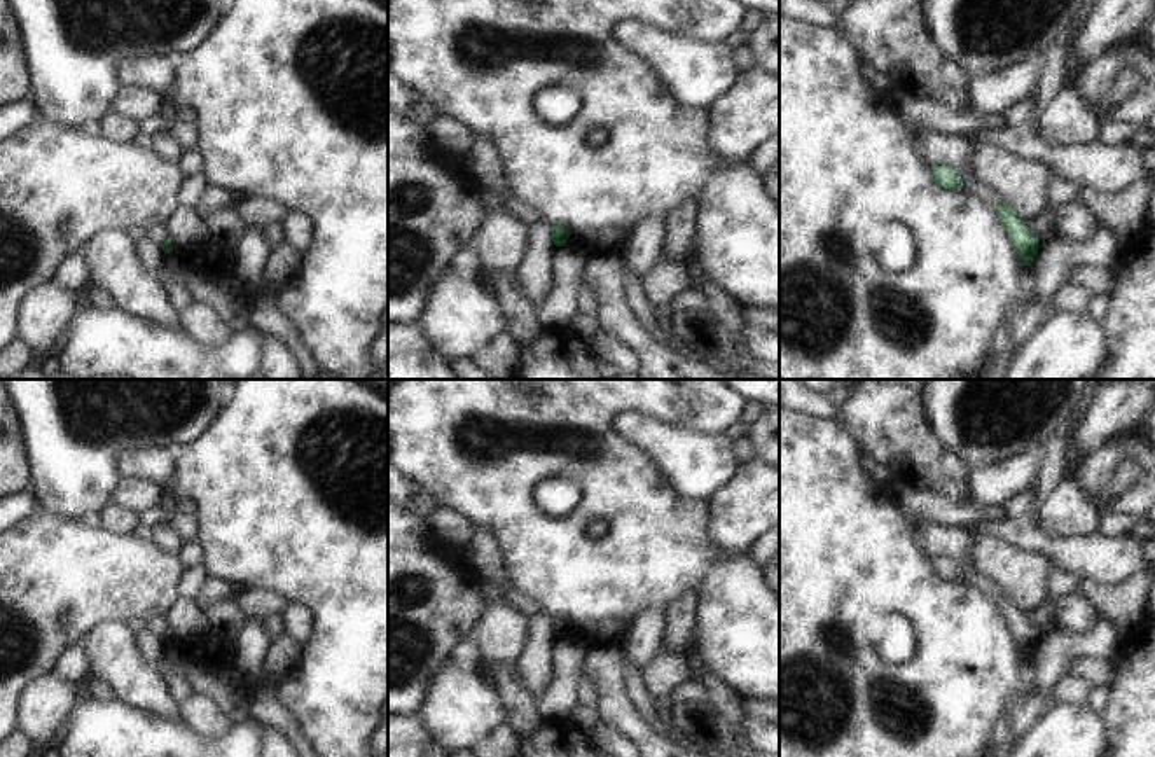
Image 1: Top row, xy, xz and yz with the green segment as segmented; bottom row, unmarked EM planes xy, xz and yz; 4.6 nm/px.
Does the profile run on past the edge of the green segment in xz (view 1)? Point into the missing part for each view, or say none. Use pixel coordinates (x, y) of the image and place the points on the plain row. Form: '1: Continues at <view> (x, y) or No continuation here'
1: No continuation here.

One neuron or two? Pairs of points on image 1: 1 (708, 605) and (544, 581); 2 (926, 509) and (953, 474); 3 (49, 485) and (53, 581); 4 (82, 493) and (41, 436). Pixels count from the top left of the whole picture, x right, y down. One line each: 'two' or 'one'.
1: one
2: two
3: two
4: one

